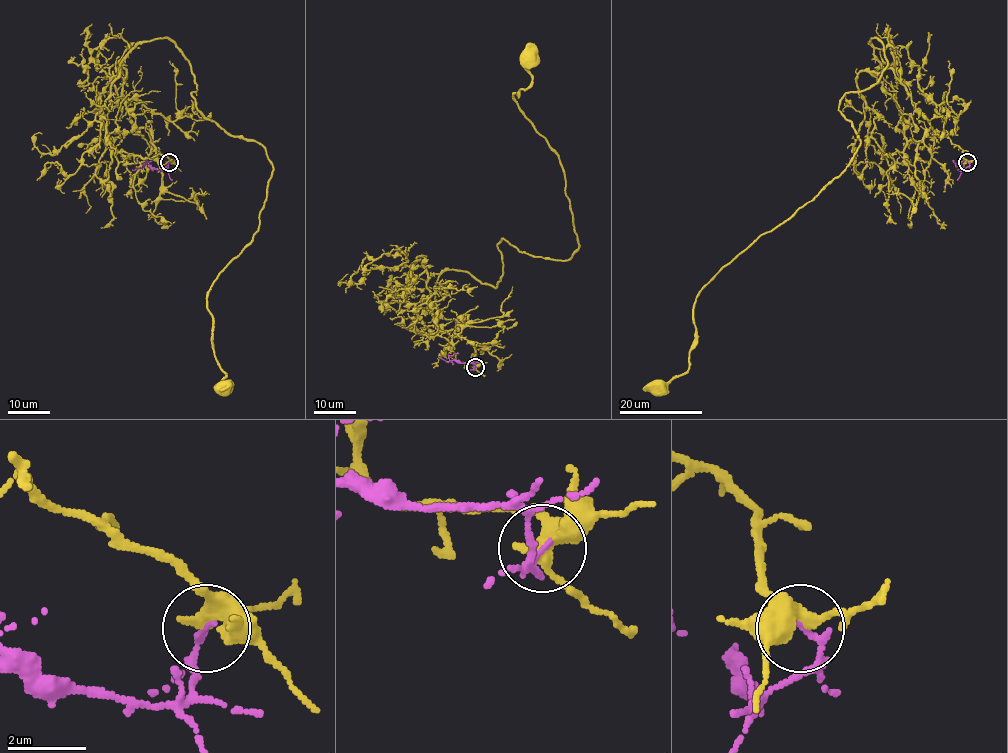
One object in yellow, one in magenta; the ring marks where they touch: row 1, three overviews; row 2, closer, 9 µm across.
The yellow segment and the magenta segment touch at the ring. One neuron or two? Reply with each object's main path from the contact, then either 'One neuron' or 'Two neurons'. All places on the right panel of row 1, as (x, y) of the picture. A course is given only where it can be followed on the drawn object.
Course of yellow: (967, 162), (872, 38), (887, 64), (841, 101), (860, 140), (848, 166), (700, 293), (688, 369), (657, 386). Course of magenta: (967, 162), (969, 165), (963, 170), (960, 164), (956, 166), (954, 160). Two neurons

